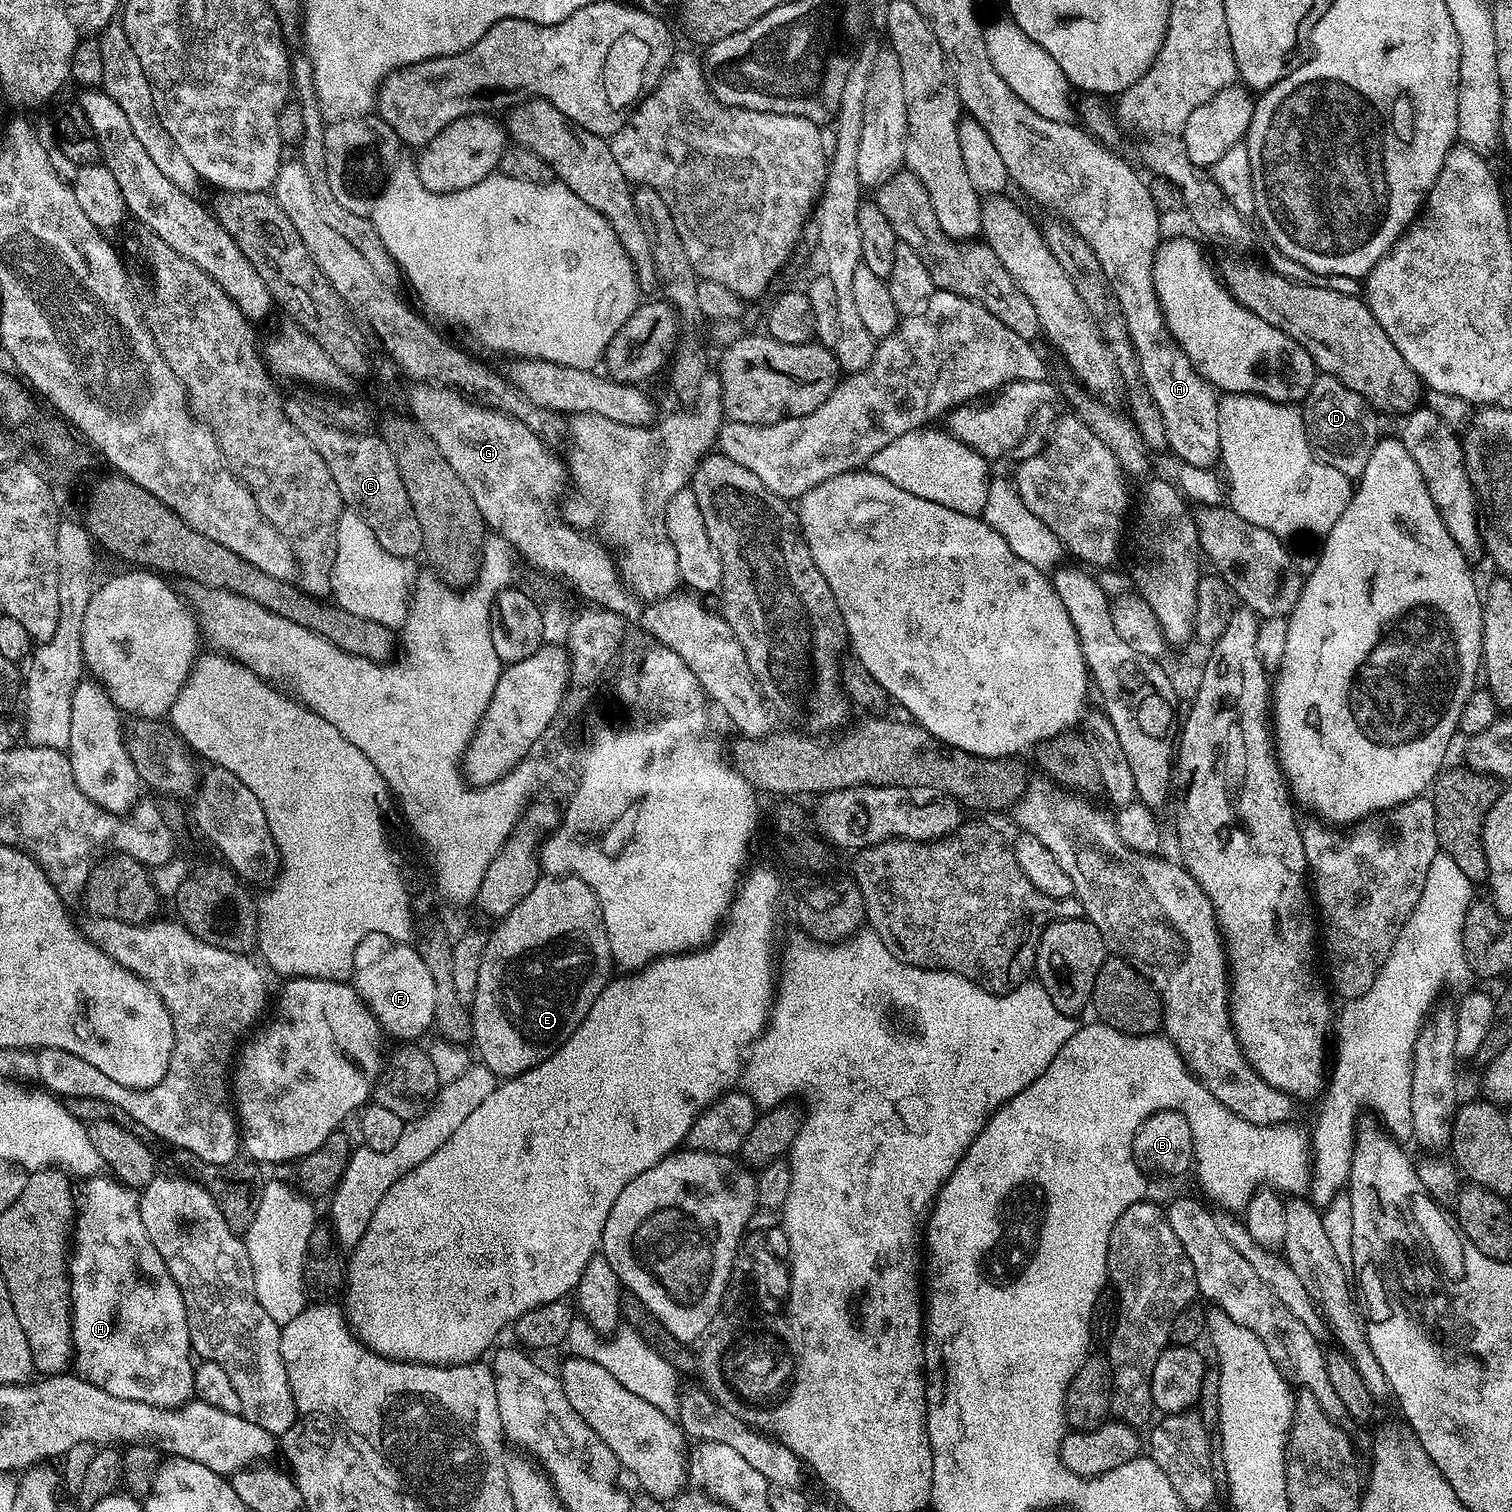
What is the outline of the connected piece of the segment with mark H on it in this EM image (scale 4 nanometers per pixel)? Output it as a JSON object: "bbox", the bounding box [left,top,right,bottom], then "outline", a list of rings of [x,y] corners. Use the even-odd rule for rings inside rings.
{"bbox":[66,1174,194,1408],"outline":[[[93,1174],[81,1184],[84,1185],[81,1186],[80,1197],[76,1200],[76,1225],[73,1228],[71,1225],[70,1228],[70,1259],[66,1264],[72,1312],[72,1351],[75,1371],[80,1379],[106,1390],[106,1394],[114,1394],[114,1398],[130,1398],[134,1402],[146,1402],[150,1406],[159,1408],[177,1408],[179,1404],[187,1404],[194,1396],[192,1390],[194,1353],[186,1318],[186,1302],[182,1302],[182,1294],[170,1270],[166,1270],[166,1262],[162,1262],[162,1254],[154,1250],[154,1242],[150,1242],[150,1234],[146,1234],[146,1226],[142,1226],[140,1197],[137,1189],[127,1188],[108,1174]]]}

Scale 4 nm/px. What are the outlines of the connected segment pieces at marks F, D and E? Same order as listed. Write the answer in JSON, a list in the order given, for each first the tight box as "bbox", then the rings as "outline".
[{"bbox":[351,934,434,1042],"outline":[[[366,934],[362,942],[354,950],[354,966],[352,967],[351,983],[356,993],[364,999],[365,1006],[378,1018],[389,1037],[397,1036],[400,1042],[412,1042],[415,1036],[423,1034],[427,1028],[434,1024],[434,978],[426,966],[423,955],[412,949],[413,945],[390,938],[386,934]]]},{"bbox":[1302,374,1382,478],"outline":[[[1320,374],[1302,401],[1302,411],[1308,441],[1316,457],[1334,466],[1334,470],[1342,470],[1342,474],[1349,478],[1361,476],[1366,470],[1366,462],[1370,462],[1376,441],[1382,436],[1380,424],[1376,421],[1377,409],[1354,390],[1338,382],[1338,378]]]},{"bbox":[470,875,614,1078],"outline":[[[541,875],[534,890],[530,890],[530,894],[526,894],[526,898],[522,898],[522,902],[518,902],[518,906],[514,906],[514,910],[510,910],[510,914],[503,916],[497,924],[500,925],[493,930],[492,937],[490,935],[487,937],[484,945],[482,970],[478,970],[478,990],[474,990],[474,1002],[470,1006],[470,1011],[472,1013],[472,1040],[477,1050],[480,1051],[479,1063],[486,1065],[498,1078],[507,1078],[529,1072],[531,1068],[538,1066],[546,1058],[550,1058],[550,1054],[554,1054],[554,1050],[558,1050],[562,1042],[566,1042],[566,1038],[570,1038],[570,1034],[578,1030],[582,1018],[590,1014],[590,1006],[594,1006],[594,998],[598,998],[598,994],[602,994],[608,981],[613,979],[614,961],[606,926],[602,922],[602,910],[598,898],[594,890],[590,890],[590,886],[586,886],[586,882],[582,882],[582,878],[577,876]]]}]

